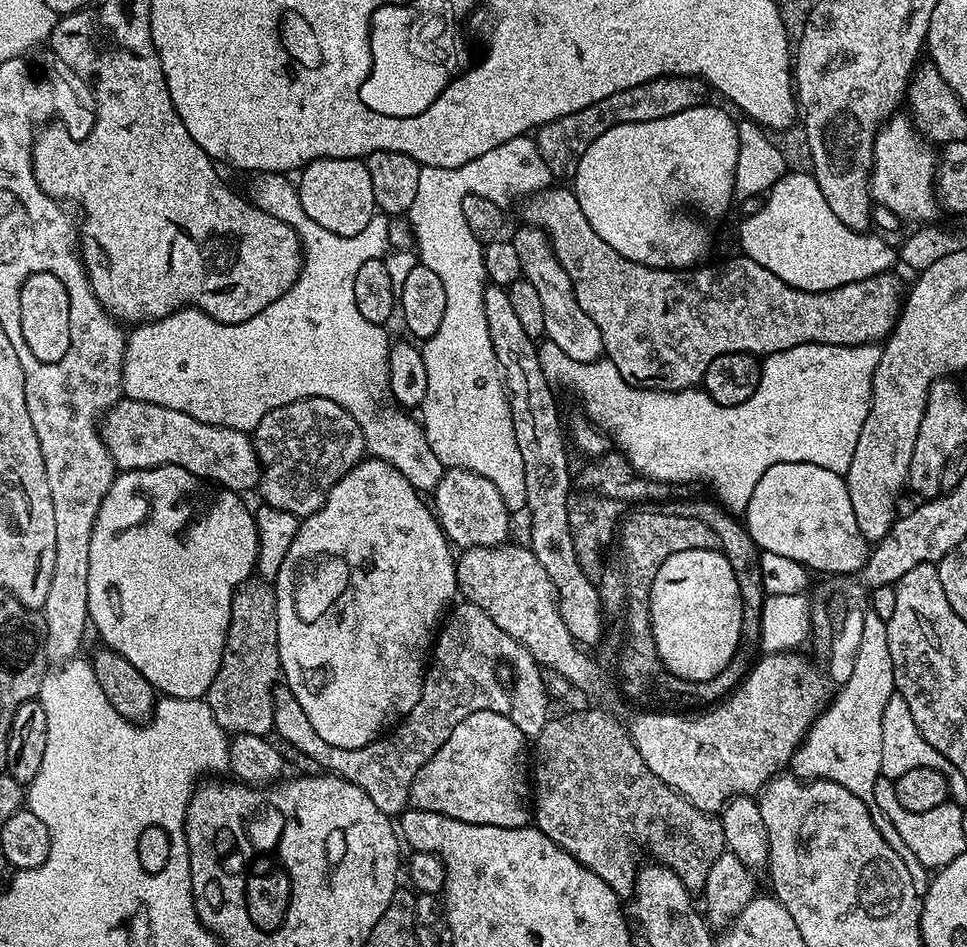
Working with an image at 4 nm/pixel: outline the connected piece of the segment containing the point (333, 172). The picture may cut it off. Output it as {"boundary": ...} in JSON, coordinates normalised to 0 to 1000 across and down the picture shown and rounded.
{"boundary":[[[369,166],[323,169],[311,178],[309,186],[306,195],[312,220],[319,229],[342,246],[366,250],[389,226],[389,210],[380,172]]]}

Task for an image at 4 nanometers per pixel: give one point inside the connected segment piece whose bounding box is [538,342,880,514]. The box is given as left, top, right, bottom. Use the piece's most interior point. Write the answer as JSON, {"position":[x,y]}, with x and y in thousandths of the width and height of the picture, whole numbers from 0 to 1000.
{"position":[837,429]}

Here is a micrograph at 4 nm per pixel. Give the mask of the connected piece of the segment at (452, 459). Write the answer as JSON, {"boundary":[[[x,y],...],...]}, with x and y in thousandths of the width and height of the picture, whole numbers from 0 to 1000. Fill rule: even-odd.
{"boundary":[[[543,141],[527,146],[527,150],[519,150],[519,154],[511,154],[511,158],[503,158],[503,163],[494,163],[494,167],[478,175],[435,176],[432,184],[432,205],[428,209],[428,218],[424,218],[420,226],[433,278],[449,285],[449,289],[457,294],[457,302],[461,305],[461,332],[457,332],[453,348],[449,348],[447,356],[436,363],[441,382],[441,420],[432,432],[433,447],[438,450],[445,475],[453,479],[460,492],[481,494],[490,501],[498,501],[498,505],[507,505],[507,509],[515,513],[515,522],[519,522],[525,540],[529,543],[534,543],[537,536],[539,540],[544,533],[544,501],[540,492],[540,475],[536,475],[536,467],[532,463],[529,438],[517,399],[517,388],[513,385],[511,378],[507,348],[503,348],[503,326],[498,323],[498,310],[503,303],[501,263],[498,256],[490,251],[490,247],[486,247],[486,239],[482,239],[480,211],[484,207],[497,207],[512,215],[525,218],[529,207],[537,205],[541,194],[566,195],[566,190],[569,190],[569,183],[565,171],[558,168],[554,149],[549,143]]]}

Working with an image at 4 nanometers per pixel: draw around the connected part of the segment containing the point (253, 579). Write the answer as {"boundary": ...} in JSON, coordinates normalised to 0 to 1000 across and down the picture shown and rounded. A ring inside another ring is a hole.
{"boundary":[[[262,606],[255,612],[251,612],[244,621],[244,626],[240,633],[240,643],[238,644],[238,661],[234,669],[234,678],[232,679],[232,690],[228,696],[225,703],[225,712],[221,712],[221,720],[215,727],[214,741],[217,750],[221,754],[221,758],[225,762],[225,767],[231,769],[233,774],[243,775],[267,775],[268,777],[277,777],[282,772],[281,768],[281,734],[286,722],[291,721],[292,711],[290,709],[290,692],[287,691],[287,661],[285,660],[285,623],[284,620],[276,611],[268,606]]]}

